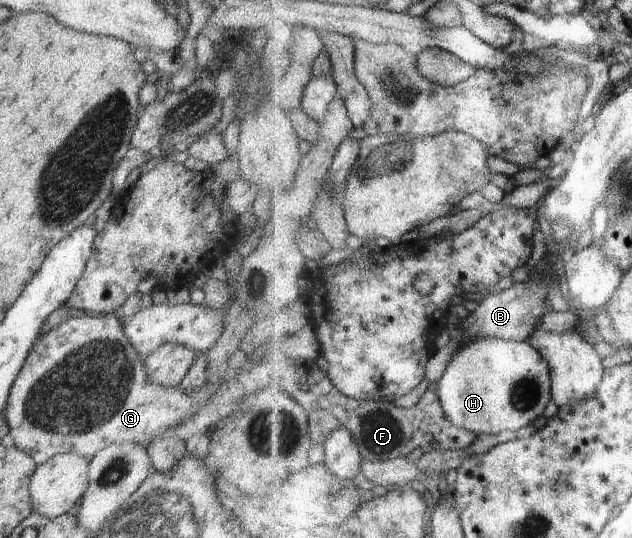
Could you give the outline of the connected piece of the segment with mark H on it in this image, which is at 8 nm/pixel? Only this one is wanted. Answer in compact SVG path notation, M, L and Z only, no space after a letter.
M495 338L468 342L450 363L442 382L438 384L438 393L450 422L461 429L487 435L500 435L501 432L520 430L531 424L530 421L544 416L546 407L552 403L551 364L530 342Z

